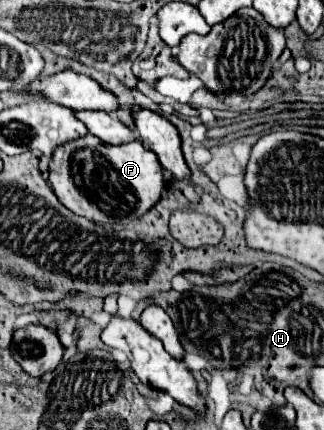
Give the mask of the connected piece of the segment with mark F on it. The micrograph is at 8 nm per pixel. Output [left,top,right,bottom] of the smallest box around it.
[48,135,166,227]

